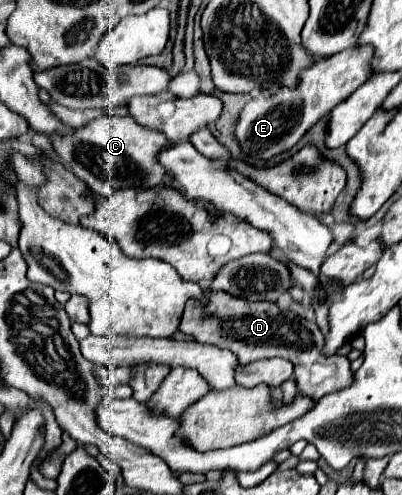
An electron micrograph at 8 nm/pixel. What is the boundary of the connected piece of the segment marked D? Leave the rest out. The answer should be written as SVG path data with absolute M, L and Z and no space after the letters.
M207 293L209 295L209 305L207 309L201 307L199 301L187 301L185 305L185 313L179 325L181 333L193 335L199 343L207 343L207 345L217 345L221 349L229 349L235 353L239 365L247 365L251 361L261 361L261 359L271 359L271 357L281 357L293 363L293 379L297 383L297 389L301 395L319 401L323 395L341 391L345 387L351 385L353 381L353 373L349 369L349 359L343 355L333 355L333 357L323 357L321 355L321 347L323 347L323 333L319 331L315 321L307 321L291 311L281 311L275 303L271 301L259 301L259 303L251 303L247 299L239 299L239 297L231 297L229 293Z

